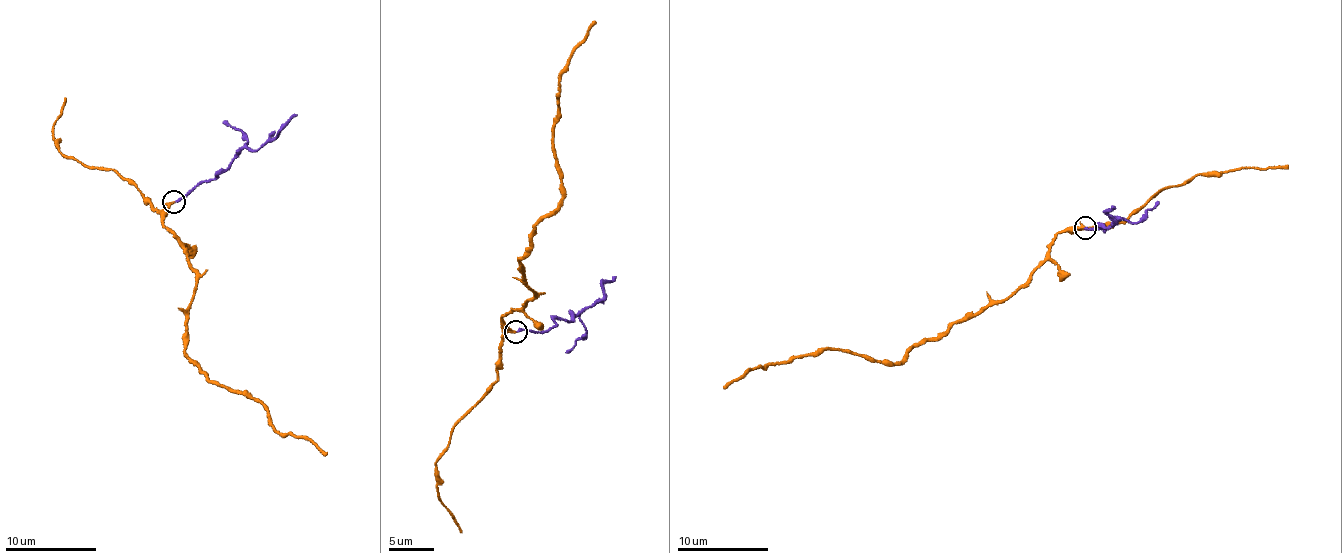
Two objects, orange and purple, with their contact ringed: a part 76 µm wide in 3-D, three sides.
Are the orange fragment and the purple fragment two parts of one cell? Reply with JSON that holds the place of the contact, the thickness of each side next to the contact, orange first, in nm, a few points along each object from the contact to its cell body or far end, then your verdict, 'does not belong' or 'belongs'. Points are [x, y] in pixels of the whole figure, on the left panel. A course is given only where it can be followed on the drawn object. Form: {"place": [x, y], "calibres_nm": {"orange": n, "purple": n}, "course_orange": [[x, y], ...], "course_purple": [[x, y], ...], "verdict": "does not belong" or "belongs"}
{"place": [173, 202], "calibres_nm": {"orange": 160, "purple": 200}, "course_orange": [[173, 201], [164, 226], [198, 284], [185, 353], [206, 378], [257, 400], [276, 432], [326, 455]], "course_purple": [[175, 201], [184, 198], [201, 181], [215, 178], [227, 171], [242, 148], [257, 149], [271, 141], [297, 113]], "verdict": "does not belong"}

